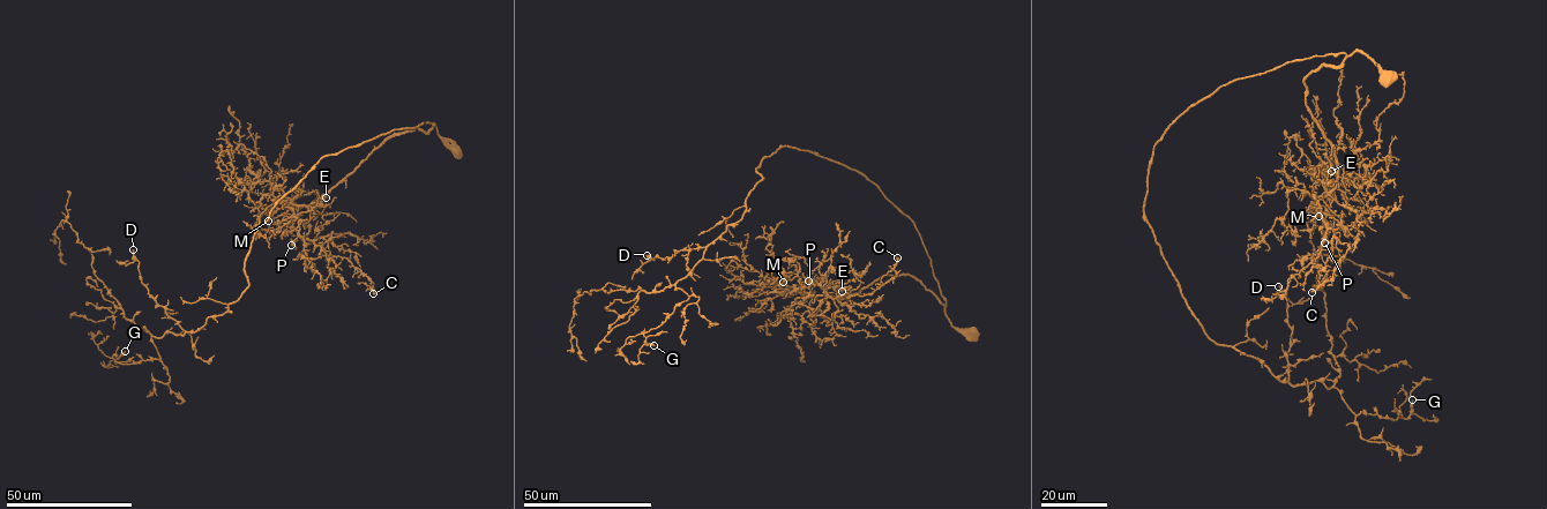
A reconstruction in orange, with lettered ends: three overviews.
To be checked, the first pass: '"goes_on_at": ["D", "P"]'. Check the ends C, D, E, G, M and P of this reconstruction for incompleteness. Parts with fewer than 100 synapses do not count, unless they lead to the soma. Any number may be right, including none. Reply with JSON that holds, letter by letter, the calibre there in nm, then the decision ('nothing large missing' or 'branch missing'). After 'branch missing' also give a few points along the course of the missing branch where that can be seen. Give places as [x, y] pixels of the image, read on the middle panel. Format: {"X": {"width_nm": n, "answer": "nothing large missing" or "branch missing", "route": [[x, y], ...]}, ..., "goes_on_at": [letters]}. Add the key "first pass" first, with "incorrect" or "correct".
{"first pass": "correct", "C": {"width_nm": 280, "answer": "nothing large missing"}, "D": {"width_nm": 240, "answer": "branch missing", "route": [[647, 255], [641, 242], [652, 239], [650, 246], [670, 251], [674, 255], [672, 260]]}, "E": {"width_nm": 180, "answer": "nothing large missing"}, "G": {"width_nm": 200, "answer": "nothing large missing"}, "M": {"width_nm": 220, "answer": "nothing large missing"}, "P": {"width_nm": 240, "answer": "branch missing", "route": [[808, 281], [798, 253], [790, 249], [779, 233]]}, "goes_on_at": ["D", "P"]}

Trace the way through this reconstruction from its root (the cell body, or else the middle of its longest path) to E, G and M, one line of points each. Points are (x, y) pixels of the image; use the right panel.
E: (1389, 76), (1357, 51), (1305, 77), (1306, 105), (1335, 154), (1336, 186), (1329, 193), (1323, 182), (1331, 171)
G: (1389, 76), (1357, 51), (1220, 85), (1155, 146), (1143, 212), (1211, 339), (1357, 414), (1412, 399)
M: (1389, 76), (1357, 51), (1305, 77), (1306, 105), (1336, 162), (1336, 186), (1317, 202), (1309, 195), (1318, 216)

